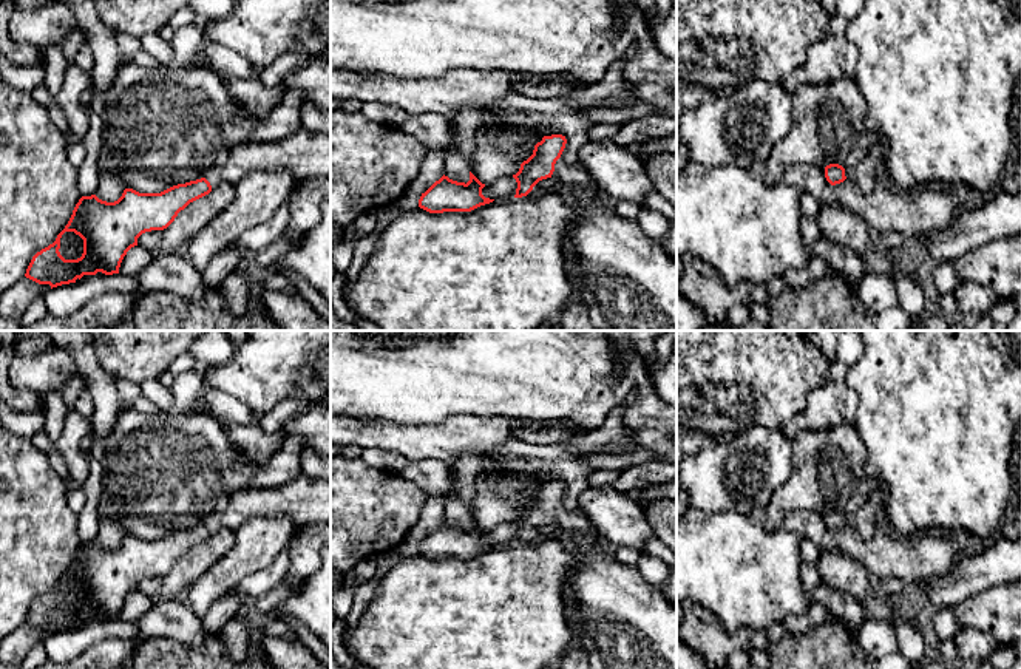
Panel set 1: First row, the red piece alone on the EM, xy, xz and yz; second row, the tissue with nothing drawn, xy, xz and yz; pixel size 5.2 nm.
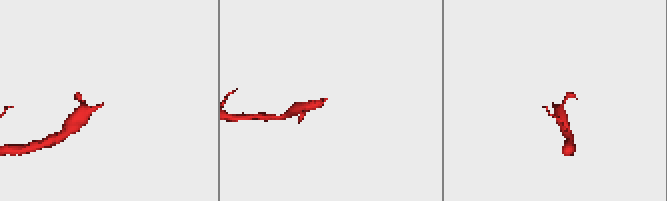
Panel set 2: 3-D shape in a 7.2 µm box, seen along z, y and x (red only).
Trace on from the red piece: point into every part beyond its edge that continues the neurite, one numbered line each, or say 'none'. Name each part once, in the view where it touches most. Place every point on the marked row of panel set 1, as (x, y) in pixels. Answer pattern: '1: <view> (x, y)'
1: xz (564, 173)

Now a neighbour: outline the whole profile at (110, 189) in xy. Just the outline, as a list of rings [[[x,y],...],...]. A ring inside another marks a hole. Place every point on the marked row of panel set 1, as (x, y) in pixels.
[[[100,173],[99,185],[96,188],[96,196],[107,202],[117,201],[125,190],[125,185],[116,175]]]

